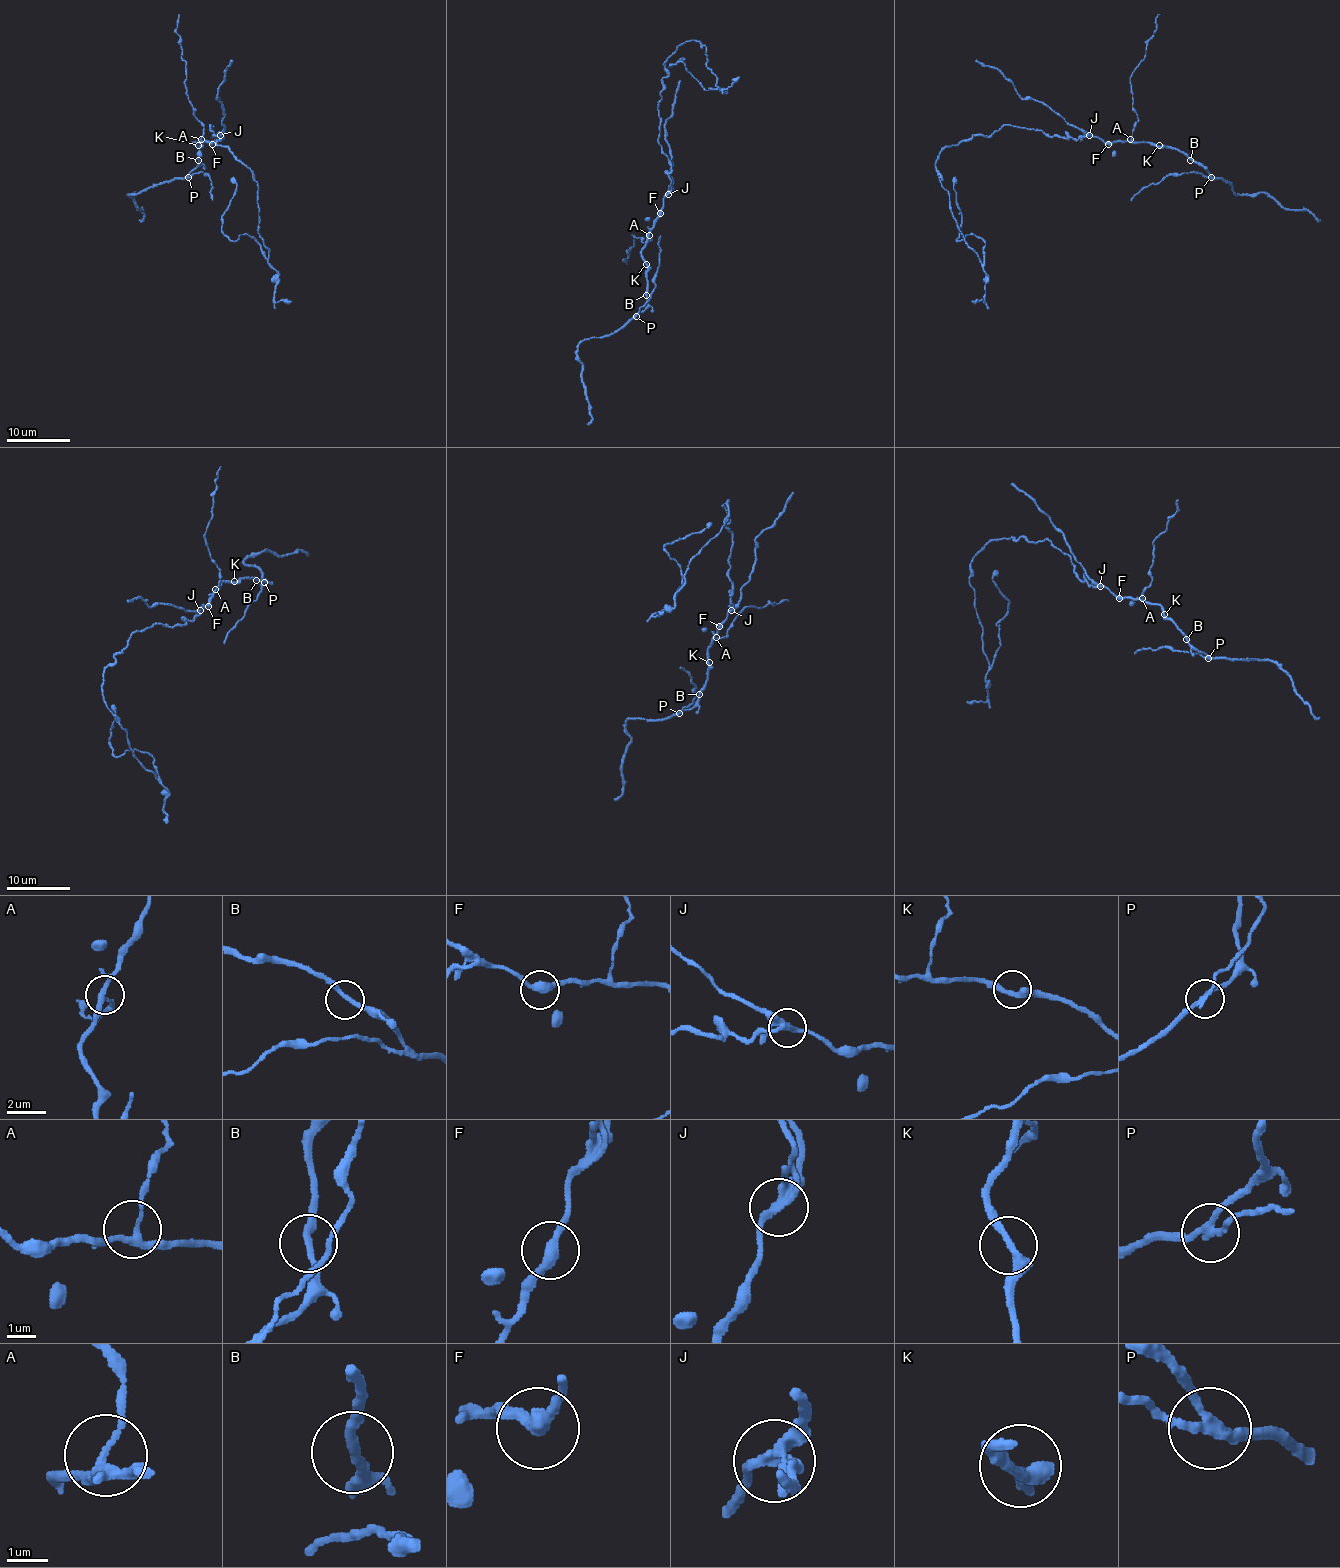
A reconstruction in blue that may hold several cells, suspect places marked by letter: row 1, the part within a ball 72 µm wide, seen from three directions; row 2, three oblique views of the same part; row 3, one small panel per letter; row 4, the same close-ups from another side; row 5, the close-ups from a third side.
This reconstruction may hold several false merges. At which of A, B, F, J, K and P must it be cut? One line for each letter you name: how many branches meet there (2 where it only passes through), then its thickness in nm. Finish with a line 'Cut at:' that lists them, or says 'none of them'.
J: 3 branches meet; 240 nm thick
P: 3 branches meet; 200 nm thick
Cut at: J, P

